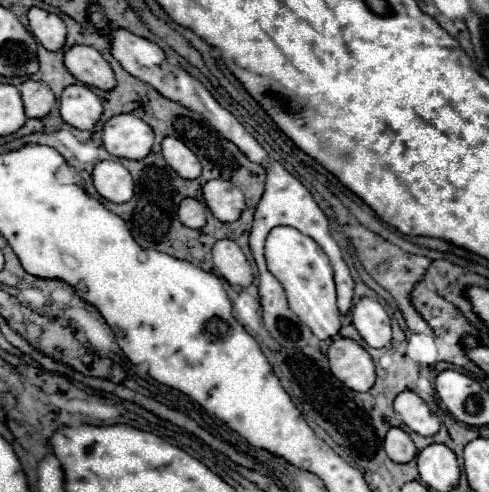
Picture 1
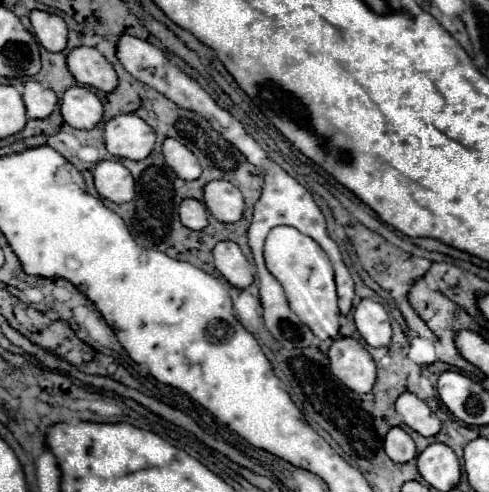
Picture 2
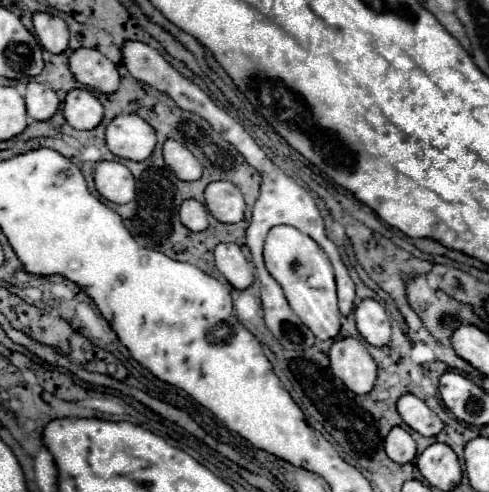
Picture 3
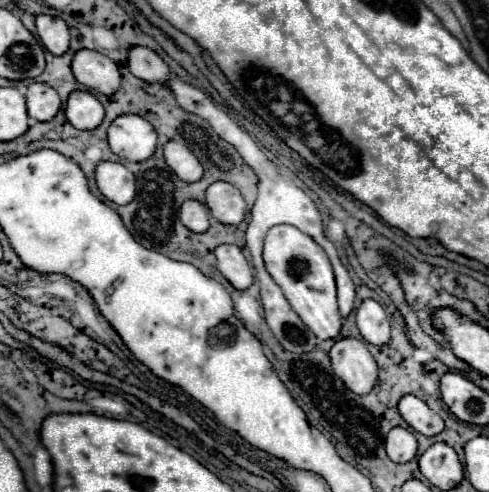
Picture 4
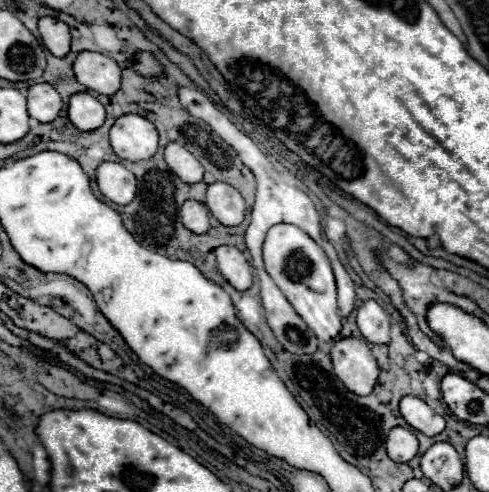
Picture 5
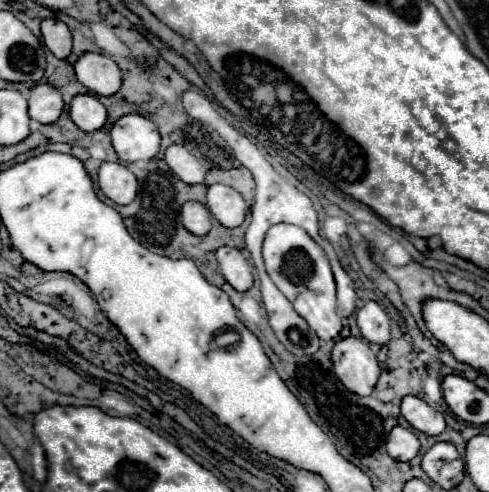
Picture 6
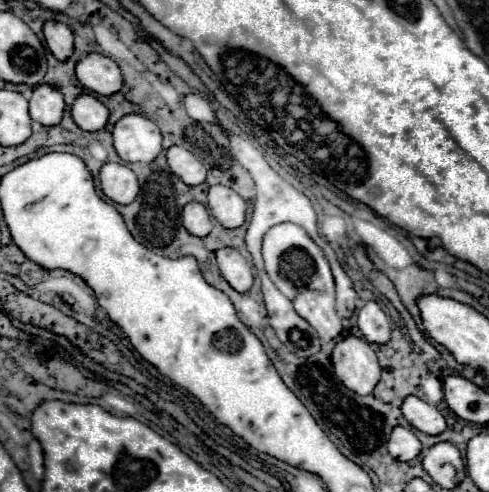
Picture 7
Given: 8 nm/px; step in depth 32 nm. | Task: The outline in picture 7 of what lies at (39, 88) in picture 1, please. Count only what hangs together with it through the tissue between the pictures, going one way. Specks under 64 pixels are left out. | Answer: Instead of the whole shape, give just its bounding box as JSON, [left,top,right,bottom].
[30,84,66,126]

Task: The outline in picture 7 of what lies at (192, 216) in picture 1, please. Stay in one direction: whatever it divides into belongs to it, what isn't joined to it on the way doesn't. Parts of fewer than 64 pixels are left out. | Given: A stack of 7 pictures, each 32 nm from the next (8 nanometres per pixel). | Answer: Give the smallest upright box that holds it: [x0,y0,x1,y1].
[182,202,212,238]

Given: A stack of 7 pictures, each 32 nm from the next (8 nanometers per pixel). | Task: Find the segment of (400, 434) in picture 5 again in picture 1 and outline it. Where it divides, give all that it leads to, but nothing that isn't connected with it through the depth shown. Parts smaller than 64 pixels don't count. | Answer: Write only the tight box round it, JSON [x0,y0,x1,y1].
[384,428,416,464]

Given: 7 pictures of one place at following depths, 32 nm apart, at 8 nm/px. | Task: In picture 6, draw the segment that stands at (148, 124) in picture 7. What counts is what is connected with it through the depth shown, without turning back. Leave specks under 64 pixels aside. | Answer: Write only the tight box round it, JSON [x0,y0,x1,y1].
[110,114,160,160]

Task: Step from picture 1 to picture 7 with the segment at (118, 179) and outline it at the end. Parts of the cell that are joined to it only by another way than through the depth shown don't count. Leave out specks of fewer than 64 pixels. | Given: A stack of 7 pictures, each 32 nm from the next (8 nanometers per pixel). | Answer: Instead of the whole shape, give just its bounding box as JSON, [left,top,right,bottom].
[100,162,140,204]

